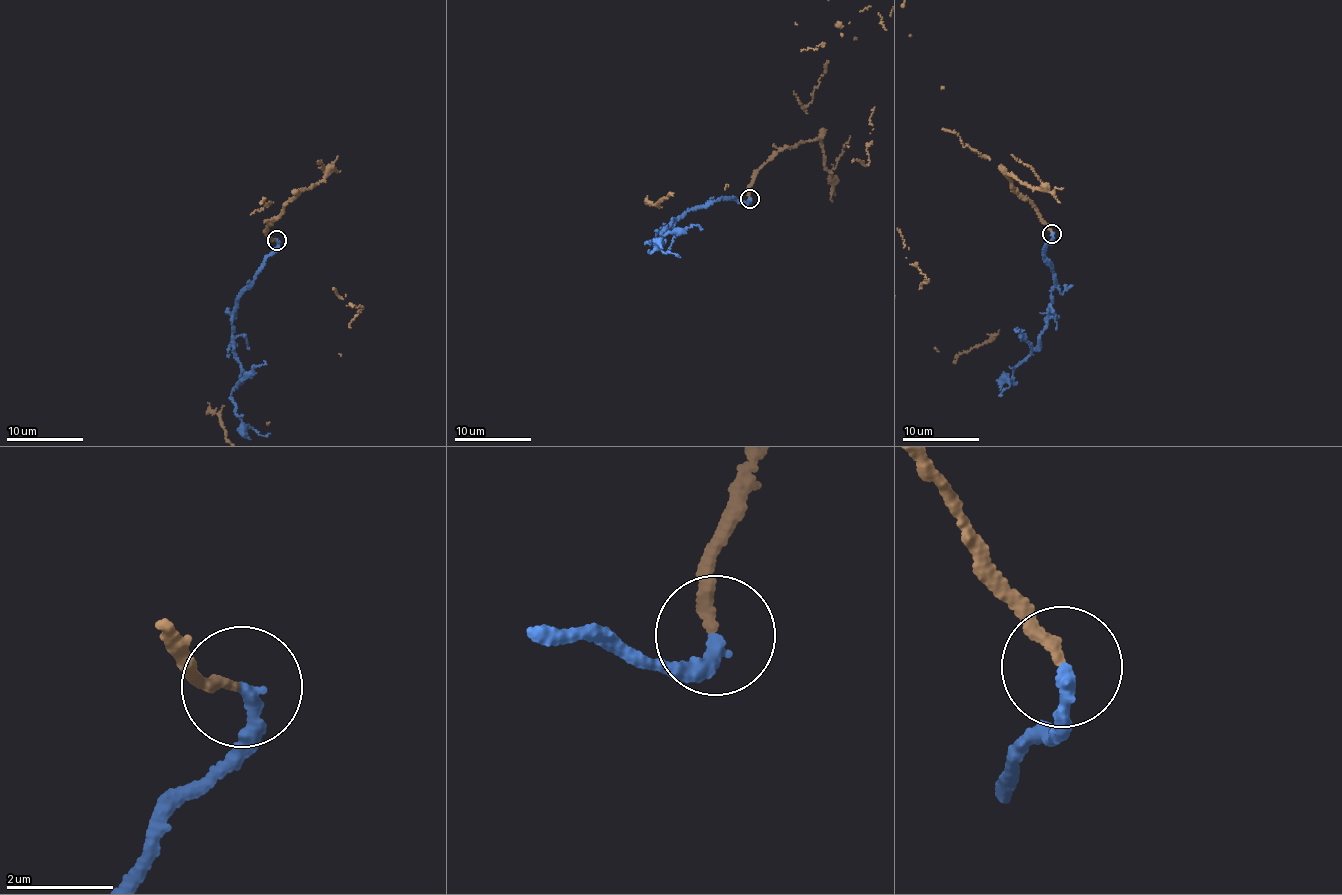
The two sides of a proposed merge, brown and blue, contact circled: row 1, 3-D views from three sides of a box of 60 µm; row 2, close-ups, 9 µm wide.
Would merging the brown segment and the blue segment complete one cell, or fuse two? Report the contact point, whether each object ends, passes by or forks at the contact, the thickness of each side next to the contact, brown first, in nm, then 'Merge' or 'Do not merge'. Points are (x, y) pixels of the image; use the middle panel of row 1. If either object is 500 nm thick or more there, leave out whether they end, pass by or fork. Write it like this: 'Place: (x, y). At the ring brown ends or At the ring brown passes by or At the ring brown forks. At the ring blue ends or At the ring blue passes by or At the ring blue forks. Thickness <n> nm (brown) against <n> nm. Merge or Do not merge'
Place: (750, 198). At the ring brown ends. At the ring blue ends. Thickness 200 nm (brown) against 240 nm. Merge

